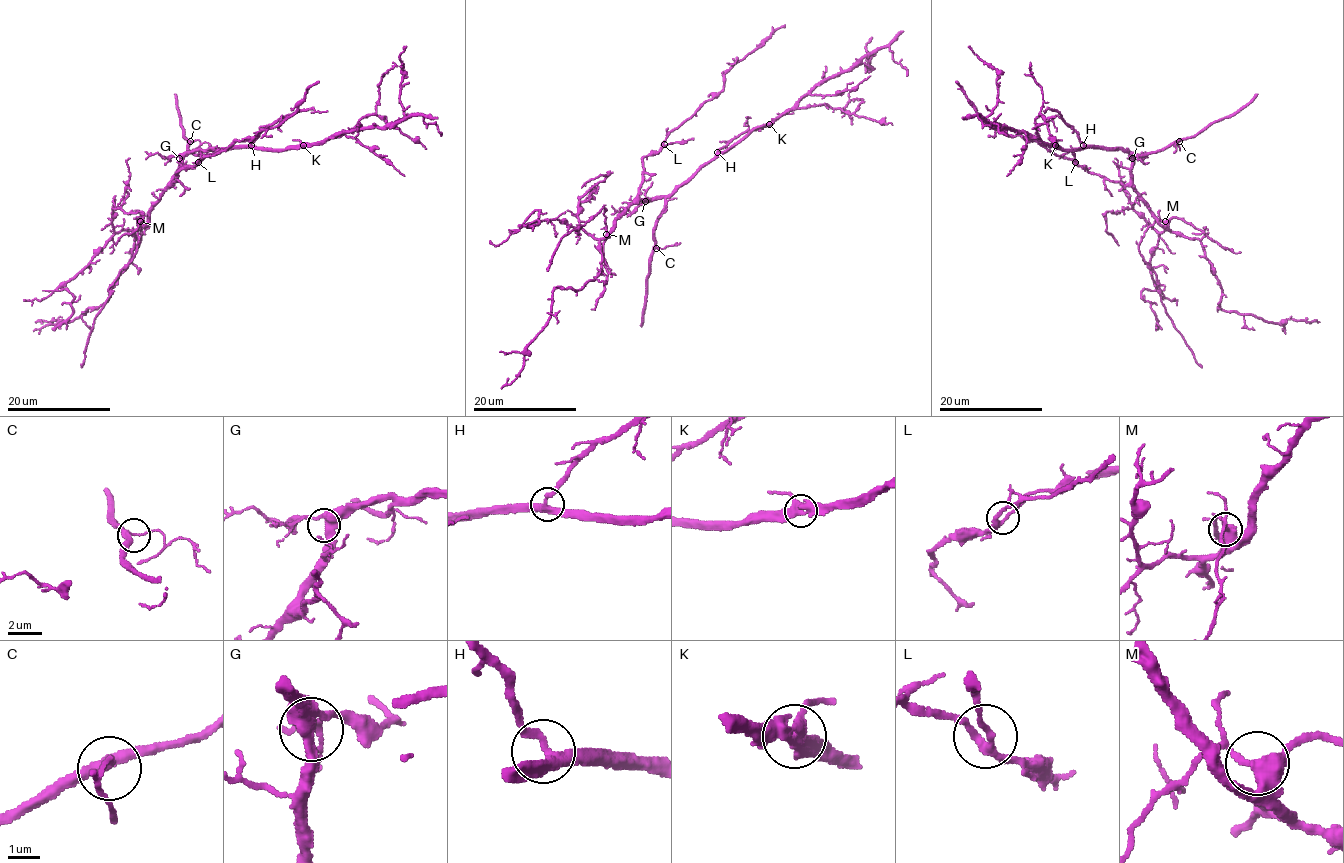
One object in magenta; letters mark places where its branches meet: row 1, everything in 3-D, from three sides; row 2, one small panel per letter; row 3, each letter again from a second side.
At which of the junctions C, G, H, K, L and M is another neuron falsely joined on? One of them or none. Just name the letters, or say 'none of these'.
none of these

